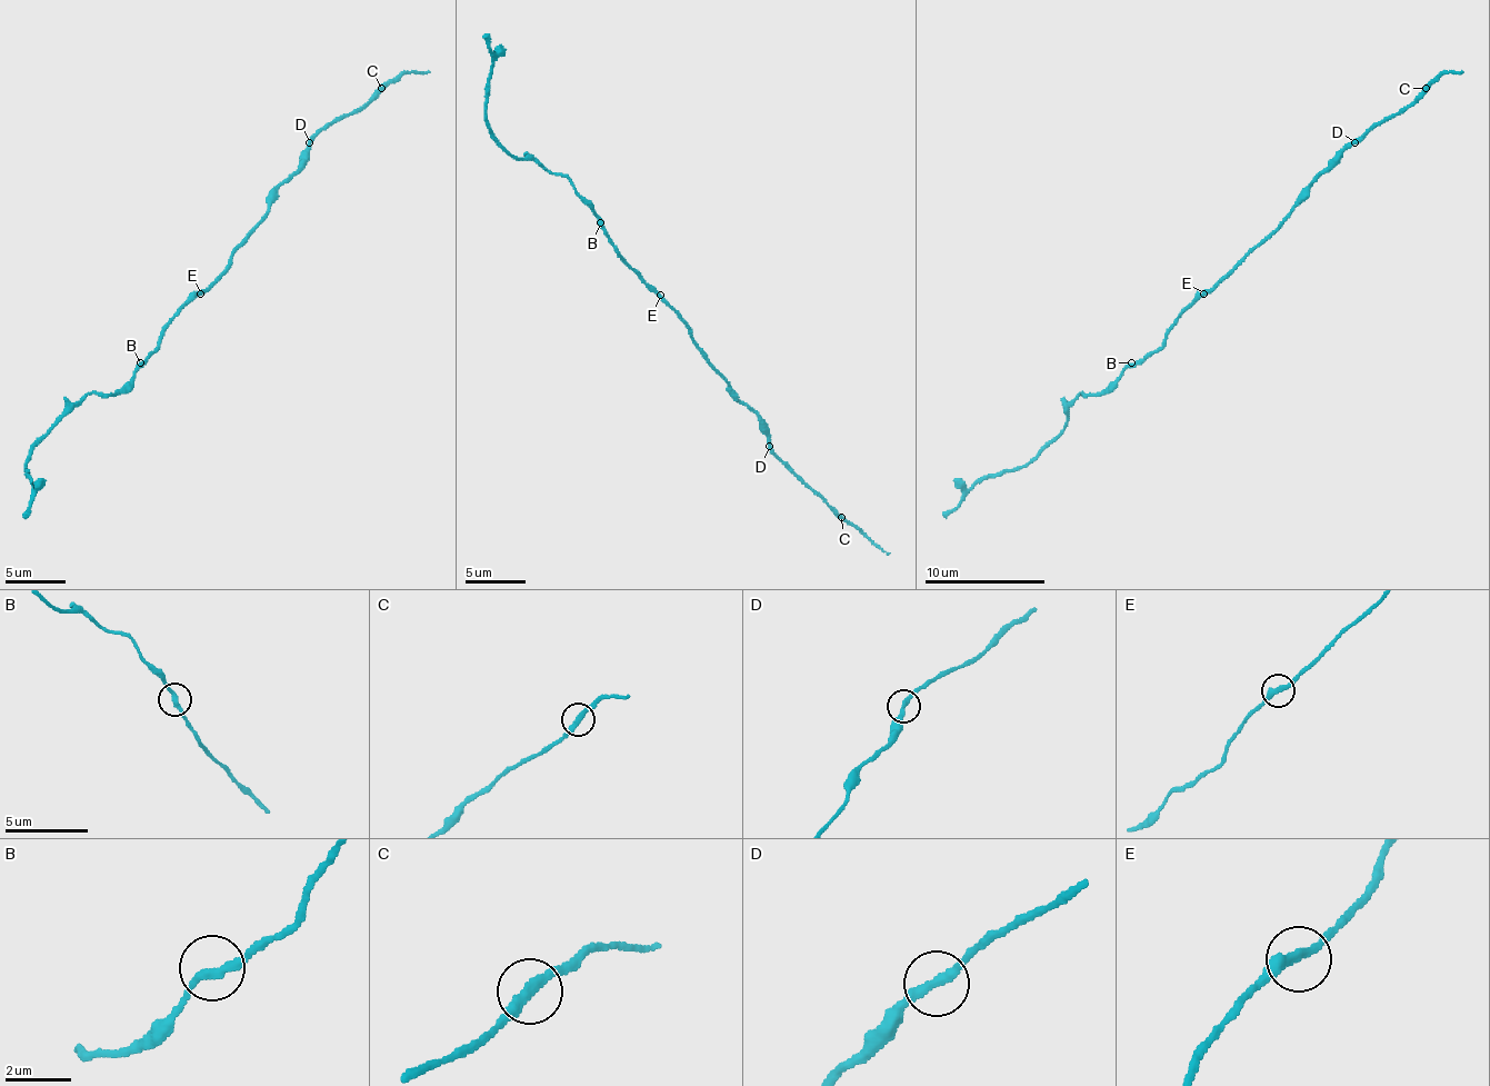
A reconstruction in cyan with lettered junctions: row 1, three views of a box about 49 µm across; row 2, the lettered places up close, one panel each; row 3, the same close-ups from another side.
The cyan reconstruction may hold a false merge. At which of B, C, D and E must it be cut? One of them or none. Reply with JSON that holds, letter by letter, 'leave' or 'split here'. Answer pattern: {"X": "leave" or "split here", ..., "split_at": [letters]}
{"B": "leave", "C": "split here", "D": "leave", "E": "leave", "split_at": ["C"]}

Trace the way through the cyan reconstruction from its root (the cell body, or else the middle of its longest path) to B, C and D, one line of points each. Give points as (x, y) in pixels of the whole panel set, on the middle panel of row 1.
B: (658, 295), (621, 259), (600, 222)
C: (658, 295), (688, 328), (697, 349), (727, 379), (727, 389), (757, 416), (767, 444), (842, 516)
D: (658, 295), (688, 328), (697, 349), (727, 379), (727, 389), (757, 416), (760, 431), (769, 446)

